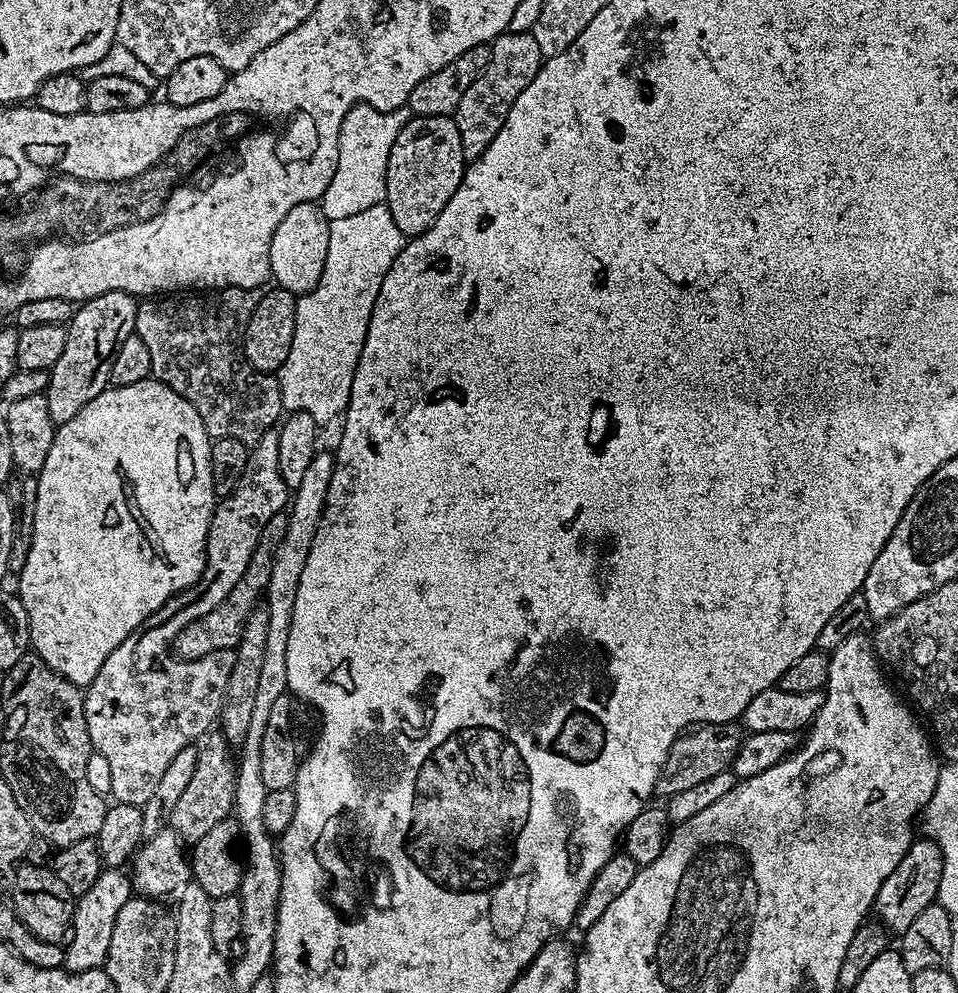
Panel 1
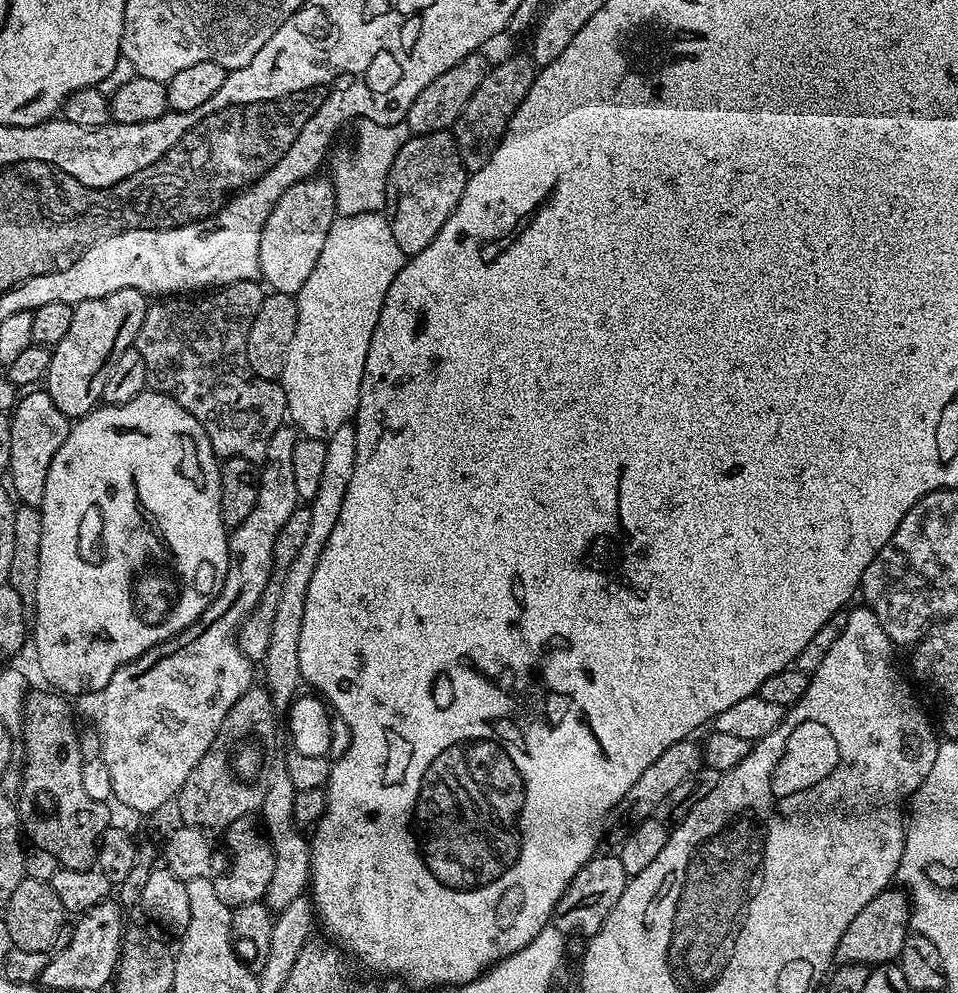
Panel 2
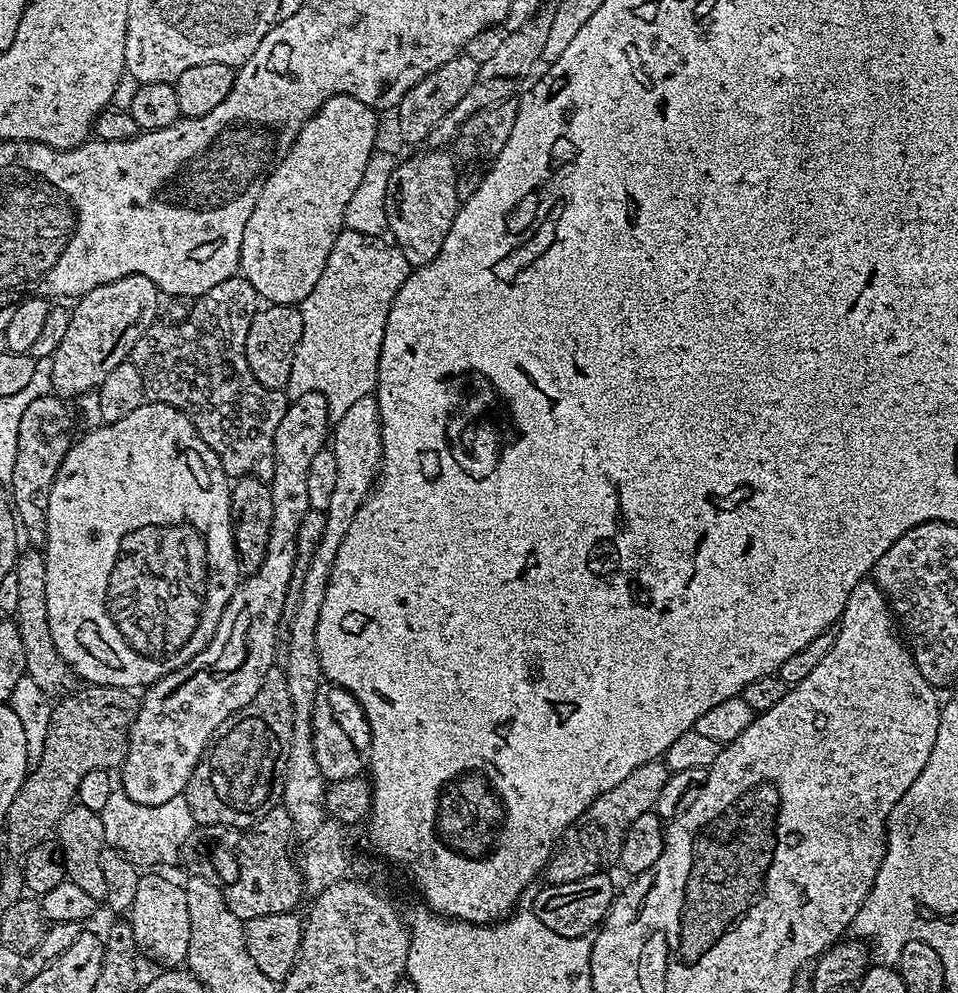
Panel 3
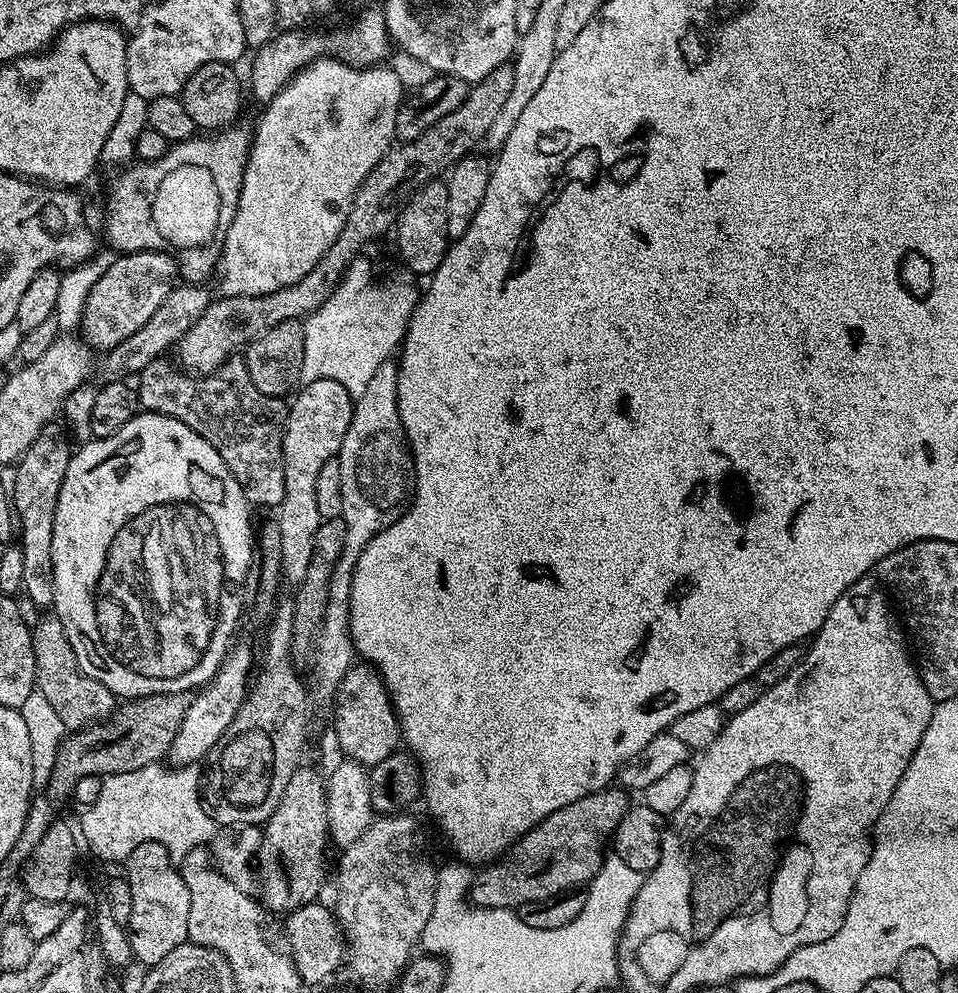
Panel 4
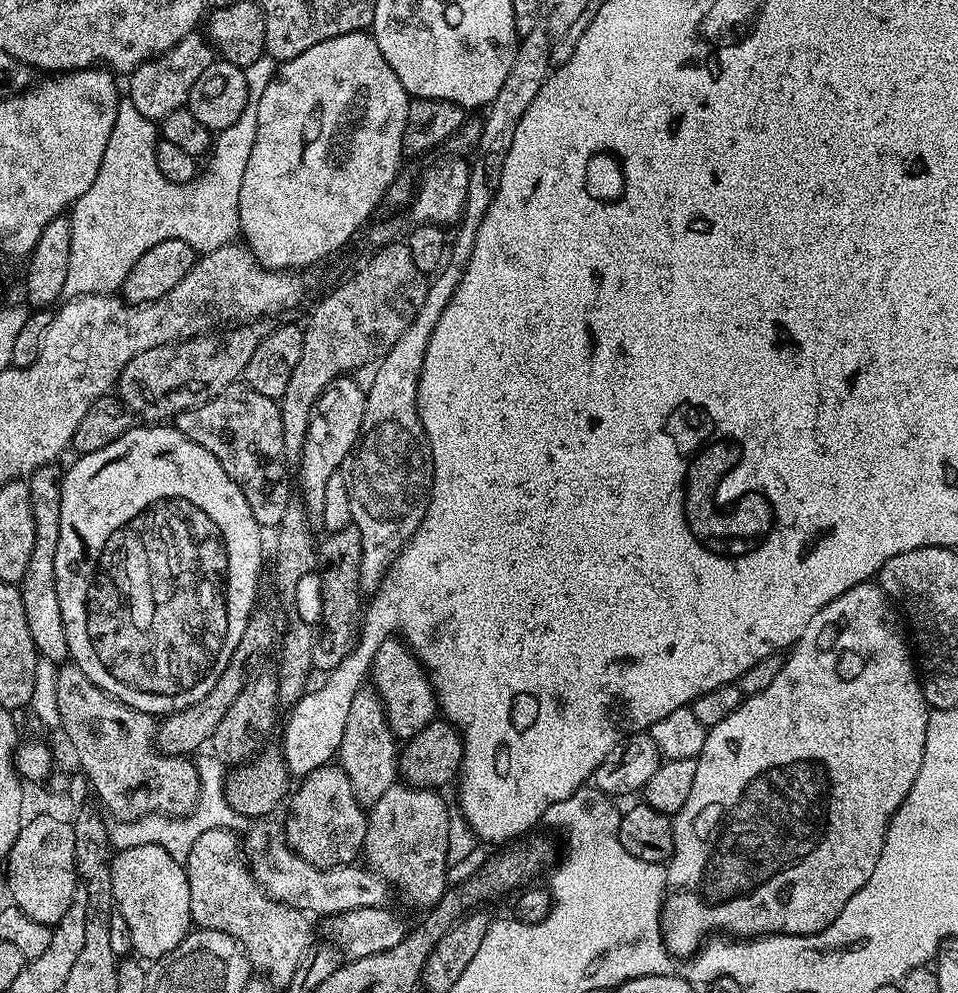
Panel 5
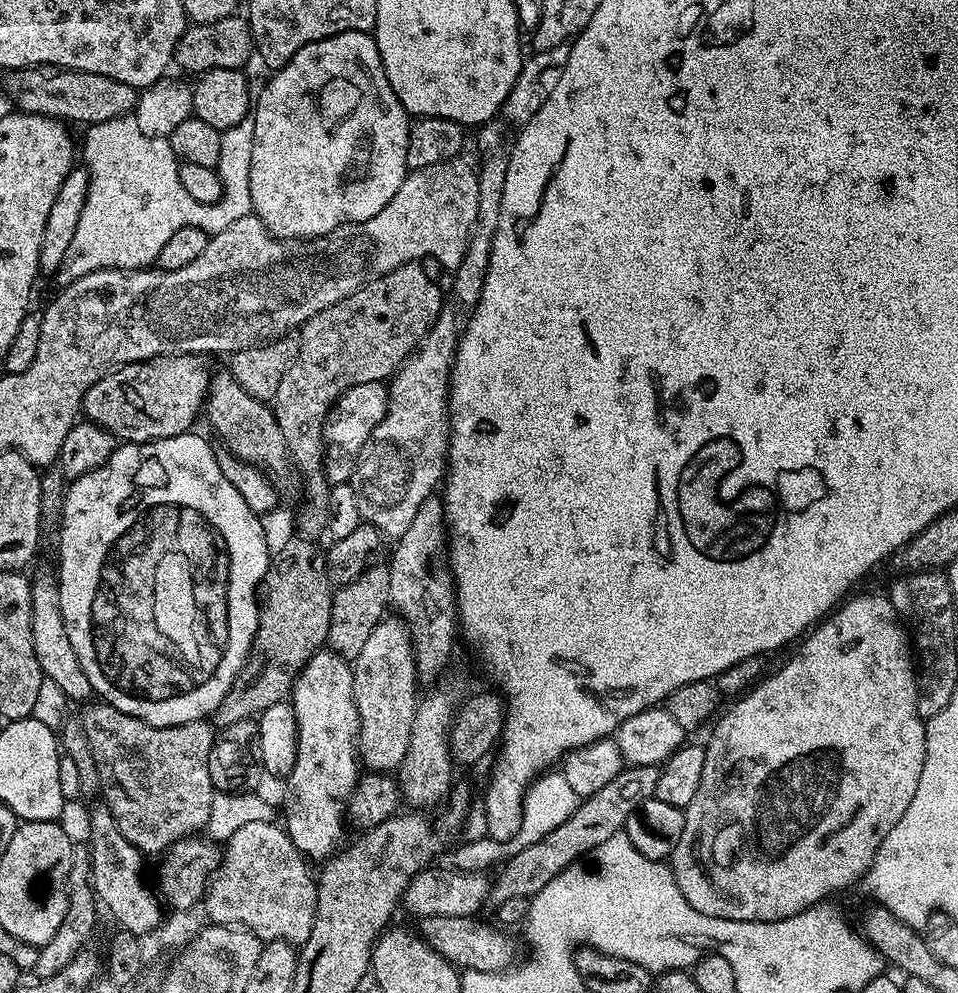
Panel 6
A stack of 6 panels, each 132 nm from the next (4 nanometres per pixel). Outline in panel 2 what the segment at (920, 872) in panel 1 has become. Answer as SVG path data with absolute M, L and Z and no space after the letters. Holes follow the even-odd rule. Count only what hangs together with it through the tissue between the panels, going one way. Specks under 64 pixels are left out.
M889 886L874 898L870 898L870 902L866 902L866 906L858 910L854 922L846 926L846 934L838 938L835 963L837 965L866 964L869 966L893 963L899 957L904 940L908 935L910 935L910 901L907 891L896 886Z

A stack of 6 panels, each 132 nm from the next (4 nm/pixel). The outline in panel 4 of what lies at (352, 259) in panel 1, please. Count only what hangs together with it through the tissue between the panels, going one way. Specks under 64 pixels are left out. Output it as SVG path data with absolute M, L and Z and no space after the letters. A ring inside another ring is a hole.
M357 258L348 265L334 294L330 294L330 298L326 298L326 302L322 302L322 306L318 306L318 310L314 310L303 321L304 353L301 381L309 384L318 382L322 378L330 378L346 386L346 390L354 398L360 396L362 390L366 390L371 376L378 371L378 366L389 363L393 354L403 345L404 335L418 299L418 288L416 292L415 286L408 280L392 280L389 284L376 280L375 274L372 273L371 262L364 259Z

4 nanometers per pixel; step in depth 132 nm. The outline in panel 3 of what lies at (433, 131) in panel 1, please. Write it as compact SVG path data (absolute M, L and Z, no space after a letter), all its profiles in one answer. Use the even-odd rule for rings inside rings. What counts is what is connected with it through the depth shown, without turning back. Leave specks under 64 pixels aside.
M448 150L428 151L432 152L420 152L409 160L401 159L390 174L390 186L386 186L388 232L412 268L421 268L438 258L438 250L442 250L442 242L446 242L446 234L450 234L456 209L462 203L461 197L456 197L457 161L453 153Z

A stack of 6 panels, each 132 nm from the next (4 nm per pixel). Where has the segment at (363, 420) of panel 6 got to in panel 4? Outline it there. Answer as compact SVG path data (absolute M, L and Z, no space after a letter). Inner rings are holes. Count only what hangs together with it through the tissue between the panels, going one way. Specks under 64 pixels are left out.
M322 378L318 382L304 384L291 397L288 404L288 417L284 423L284 437L282 438L286 494L282 498L274 519L278 530L282 530L283 579L287 583L289 580L292 586L298 586L302 582L302 578L306 578L306 569L310 566L310 554L314 554L314 534L318 534L318 526L321 521L318 514L318 470L322 470L322 466L326 466L326 462L339 457L342 438L346 438L346 430L350 430L353 403L354 397L346 390L346 386L342 386L330 378Z

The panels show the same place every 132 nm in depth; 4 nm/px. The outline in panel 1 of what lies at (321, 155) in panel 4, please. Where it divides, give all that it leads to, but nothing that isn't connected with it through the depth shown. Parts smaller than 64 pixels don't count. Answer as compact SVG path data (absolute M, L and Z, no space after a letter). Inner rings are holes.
M313 202L294 206L282 222L278 222L278 230L274 230L274 238L270 238L271 279L279 287L293 294L312 292L318 286L318 278L322 278L322 266L326 266L326 250L330 246L330 226L326 214L319 203Z

